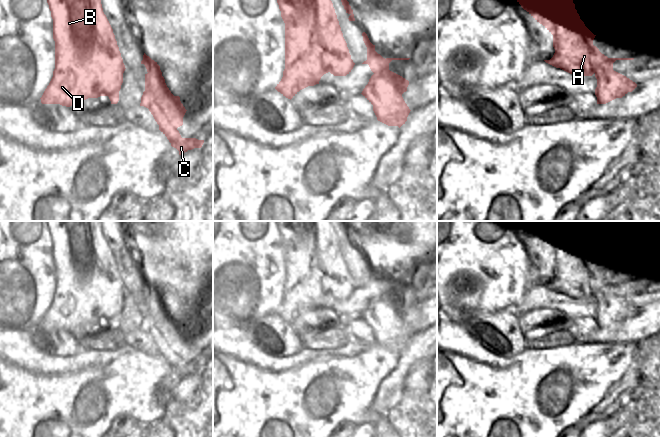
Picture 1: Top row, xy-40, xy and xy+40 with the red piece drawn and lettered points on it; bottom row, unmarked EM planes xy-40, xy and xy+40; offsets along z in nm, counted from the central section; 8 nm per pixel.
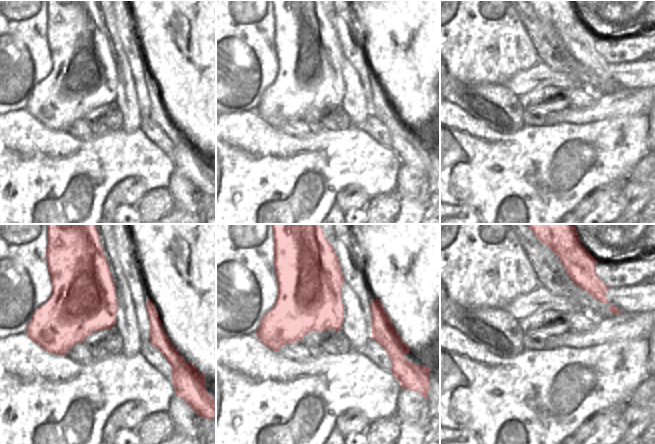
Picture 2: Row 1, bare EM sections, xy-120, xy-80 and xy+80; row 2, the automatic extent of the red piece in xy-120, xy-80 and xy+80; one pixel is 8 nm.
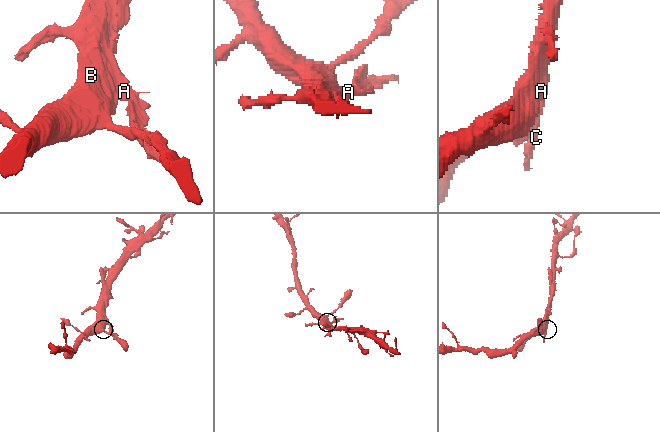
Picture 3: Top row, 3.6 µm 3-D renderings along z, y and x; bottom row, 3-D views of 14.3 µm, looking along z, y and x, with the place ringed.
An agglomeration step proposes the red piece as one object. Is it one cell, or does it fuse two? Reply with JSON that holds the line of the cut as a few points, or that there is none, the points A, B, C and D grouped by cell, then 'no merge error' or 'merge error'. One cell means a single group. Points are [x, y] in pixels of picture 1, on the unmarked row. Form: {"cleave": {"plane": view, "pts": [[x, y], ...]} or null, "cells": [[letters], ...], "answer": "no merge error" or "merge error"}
{"cleave": {"plane": "xy+40", "pts": [[612, 293], [596, 293], [593, 296]]}, "cells": [["A", "B", "D"], ["C"]], "answer": "merge error"}

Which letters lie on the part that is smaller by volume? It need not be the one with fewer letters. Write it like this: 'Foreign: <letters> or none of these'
Foreign: C

